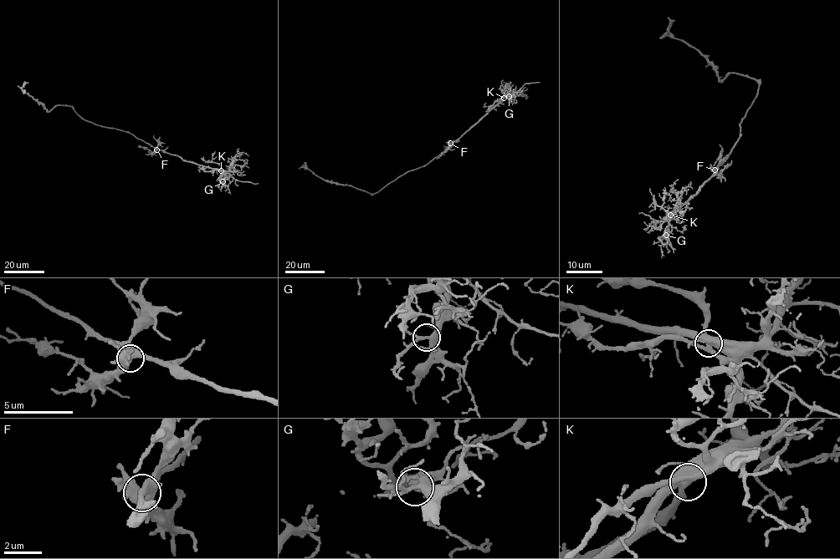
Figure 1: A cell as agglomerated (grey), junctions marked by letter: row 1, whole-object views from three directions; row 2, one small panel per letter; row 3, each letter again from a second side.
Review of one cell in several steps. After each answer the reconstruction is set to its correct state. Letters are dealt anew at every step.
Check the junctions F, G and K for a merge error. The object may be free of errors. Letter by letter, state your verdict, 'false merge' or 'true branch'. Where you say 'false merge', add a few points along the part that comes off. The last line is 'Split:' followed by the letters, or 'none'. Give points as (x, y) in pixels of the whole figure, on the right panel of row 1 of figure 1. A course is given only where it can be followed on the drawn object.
F: true branch
G: true branch
K: true branch
Split: none

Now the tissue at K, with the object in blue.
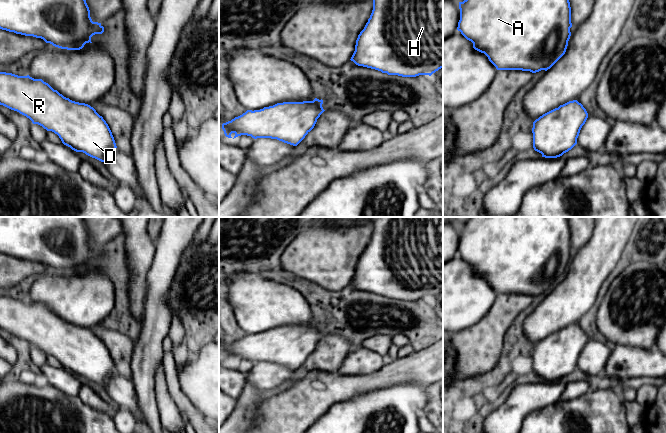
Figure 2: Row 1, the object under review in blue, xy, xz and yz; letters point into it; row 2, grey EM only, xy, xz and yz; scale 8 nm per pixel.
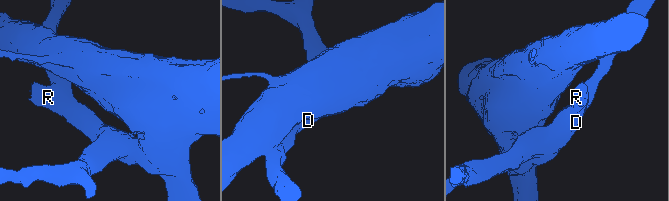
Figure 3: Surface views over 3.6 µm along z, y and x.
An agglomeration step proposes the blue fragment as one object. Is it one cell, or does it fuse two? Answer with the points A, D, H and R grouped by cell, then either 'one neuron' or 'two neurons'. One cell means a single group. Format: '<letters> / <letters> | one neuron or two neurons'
A D H R | one neuron

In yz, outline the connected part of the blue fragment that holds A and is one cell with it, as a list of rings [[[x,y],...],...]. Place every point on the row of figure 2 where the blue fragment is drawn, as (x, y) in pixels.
[[[464,0],[459,2],[460,20],[457,30],[473,43],[473,48],[484,53],[497,70],[522,70],[532,73],[550,69],[566,52],[571,36],[571,7],[569,0]]]

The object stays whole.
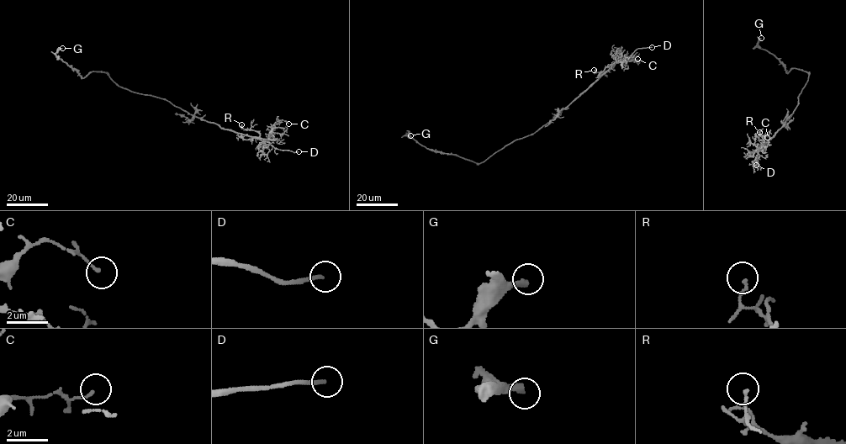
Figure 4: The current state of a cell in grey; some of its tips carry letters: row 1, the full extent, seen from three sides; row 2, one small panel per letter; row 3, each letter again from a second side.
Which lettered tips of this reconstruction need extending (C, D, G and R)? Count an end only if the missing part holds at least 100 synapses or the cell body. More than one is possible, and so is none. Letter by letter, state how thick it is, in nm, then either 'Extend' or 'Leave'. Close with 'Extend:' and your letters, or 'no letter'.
C: Thickness 110 nm. Leave
D: Thickness 180 nm. Extend
G: Thickness 200 nm. Leave
R: Thickness 130 nm. Leave
Extend: D

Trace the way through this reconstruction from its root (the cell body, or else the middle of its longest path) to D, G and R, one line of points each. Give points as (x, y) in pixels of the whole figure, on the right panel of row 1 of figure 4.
D: (799, 102), (774, 135), (758, 147), (752, 161), (756, 165)
G: (799, 102), (797, 97), (807, 81), (807, 73), (792, 68), (787, 73), (779, 60), (758, 44), (761, 38)
R: (799, 102), (774, 135), (758, 147), (764, 140), (759, 132)

